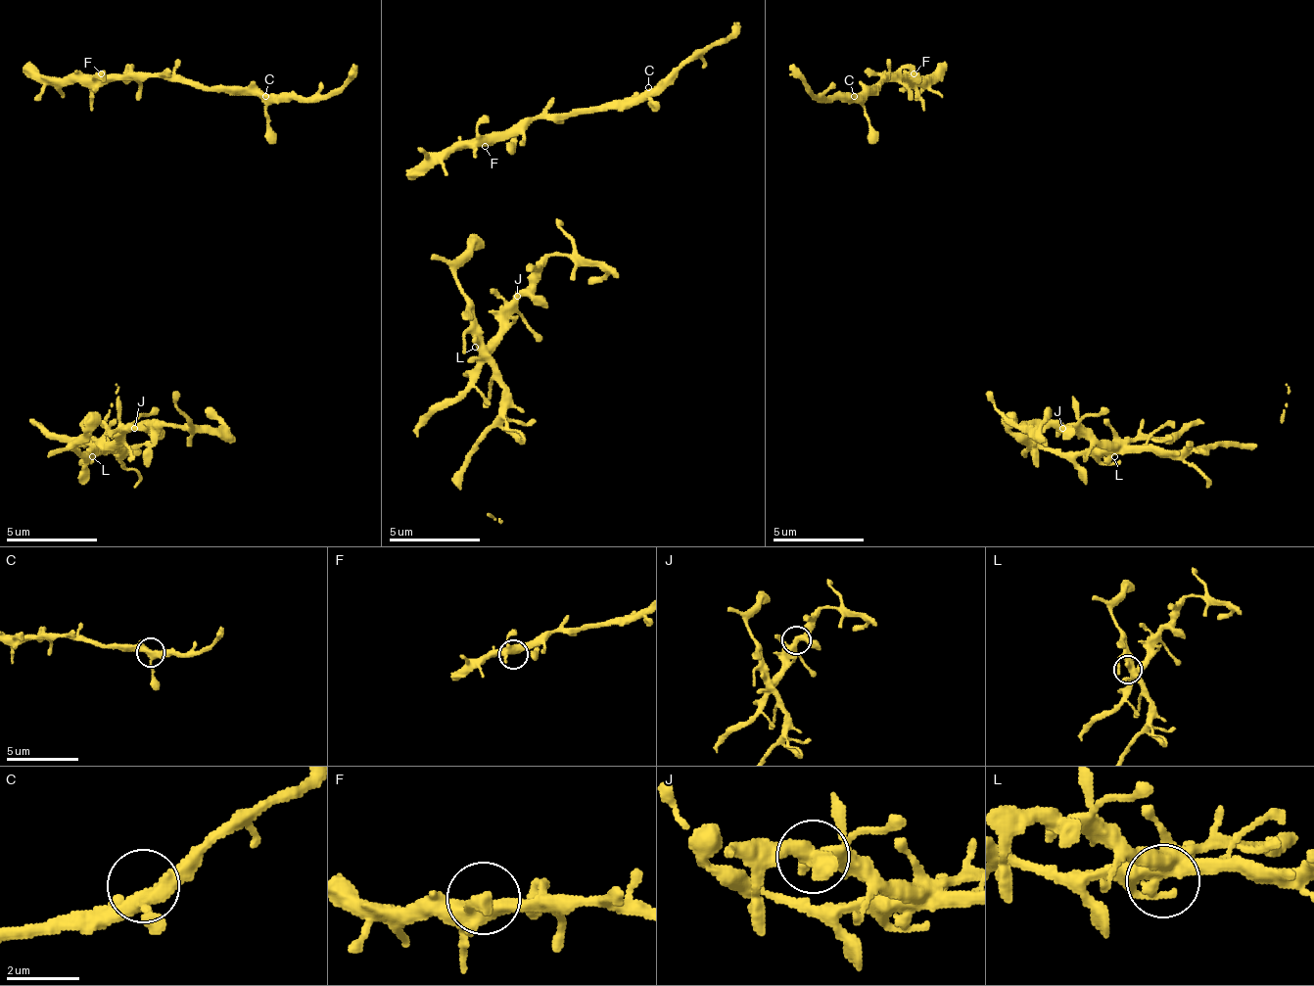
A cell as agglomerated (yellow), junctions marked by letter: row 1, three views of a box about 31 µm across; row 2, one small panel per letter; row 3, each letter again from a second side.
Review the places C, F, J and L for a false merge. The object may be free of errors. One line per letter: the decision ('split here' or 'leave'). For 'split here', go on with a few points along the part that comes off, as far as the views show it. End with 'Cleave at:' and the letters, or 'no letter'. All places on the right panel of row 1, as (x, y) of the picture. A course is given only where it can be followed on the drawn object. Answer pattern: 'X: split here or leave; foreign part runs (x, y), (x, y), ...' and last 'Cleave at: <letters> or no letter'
C: leave
F: leave
J: leave
L: leave
Cleave at: no letter

